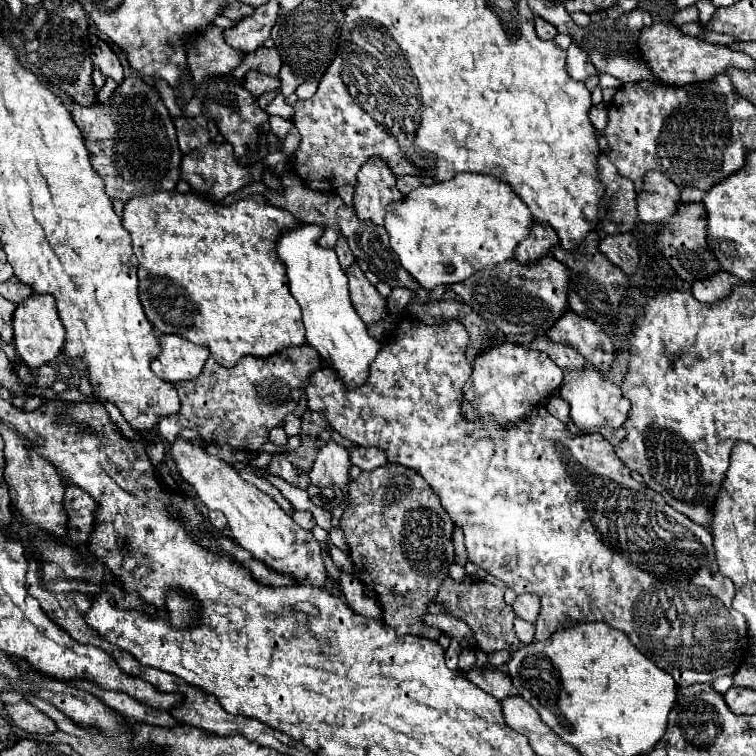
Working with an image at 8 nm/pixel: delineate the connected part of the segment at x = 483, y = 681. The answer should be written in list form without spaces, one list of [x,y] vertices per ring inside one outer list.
[[[473,668],[471,672],[467,672],[467,678],[477,684],[481,690],[485,690],[487,694],[495,696],[497,700],[507,700],[511,696],[519,696],[519,690],[513,686],[511,678],[495,668],[483,668],[477,670]]]

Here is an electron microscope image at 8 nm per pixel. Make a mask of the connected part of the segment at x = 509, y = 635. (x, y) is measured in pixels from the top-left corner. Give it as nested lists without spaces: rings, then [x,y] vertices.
[[[447,576],[439,586],[435,602],[445,608],[443,614],[463,620],[473,630],[477,648],[483,650],[485,654],[493,654],[497,650],[517,650],[517,646],[521,644],[519,638],[515,636],[515,628],[513,628],[513,624],[515,624],[513,608],[509,604],[505,604],[503,590],[489,582],[483,582],[483,580],[471,578],[471,576],[465,576],[461,582],[457,582],[451,576]]]

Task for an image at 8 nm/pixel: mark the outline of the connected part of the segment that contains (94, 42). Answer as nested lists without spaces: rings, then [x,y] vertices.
[[[91,36],[91,46],[93,46],[93,54],[95,54],[93,64],[103,72],[103,76],[109,76],[109,78],[113,78],[113,80],[117,80],[121,84],[123,66],[119,62],[117,54],[113,52],[113,48],[105,40],[101,40],[97,36]]]

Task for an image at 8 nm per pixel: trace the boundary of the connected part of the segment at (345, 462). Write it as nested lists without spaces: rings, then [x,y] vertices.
[[[329,440],[317,454],[317,460],[309,472],[313,486],[339,486],[347,490],[349,484],[349,454],[343,446]]]

